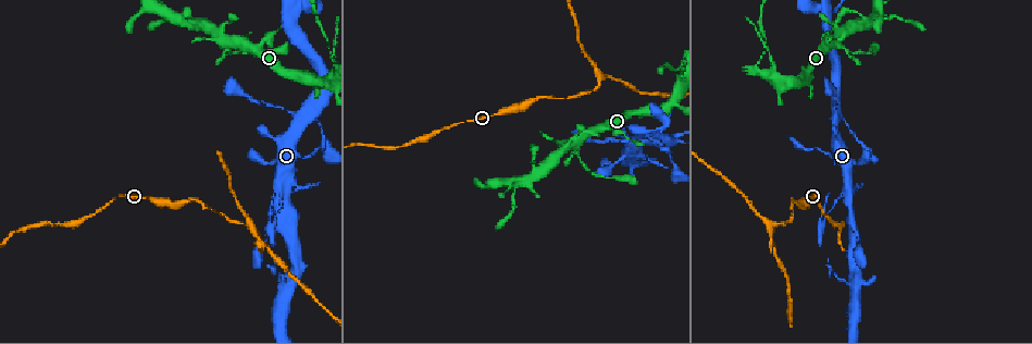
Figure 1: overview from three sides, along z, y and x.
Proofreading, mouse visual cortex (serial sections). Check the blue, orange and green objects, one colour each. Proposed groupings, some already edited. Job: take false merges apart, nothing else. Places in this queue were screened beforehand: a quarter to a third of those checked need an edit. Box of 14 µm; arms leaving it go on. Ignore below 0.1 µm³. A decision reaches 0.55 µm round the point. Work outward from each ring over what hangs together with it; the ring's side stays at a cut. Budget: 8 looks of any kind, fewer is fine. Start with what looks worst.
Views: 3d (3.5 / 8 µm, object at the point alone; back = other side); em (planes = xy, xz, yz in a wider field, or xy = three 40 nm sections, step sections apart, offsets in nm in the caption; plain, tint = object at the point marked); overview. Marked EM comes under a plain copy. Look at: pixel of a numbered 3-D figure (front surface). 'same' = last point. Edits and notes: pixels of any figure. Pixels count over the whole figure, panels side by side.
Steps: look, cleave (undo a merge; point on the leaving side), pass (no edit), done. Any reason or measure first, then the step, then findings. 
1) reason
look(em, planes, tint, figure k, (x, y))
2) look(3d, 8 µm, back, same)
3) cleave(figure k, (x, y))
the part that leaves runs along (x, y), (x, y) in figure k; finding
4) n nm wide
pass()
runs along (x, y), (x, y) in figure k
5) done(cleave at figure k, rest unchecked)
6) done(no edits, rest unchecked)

narrows sharply
look(3d, 3.5 µm, figure 1, (286, 109))

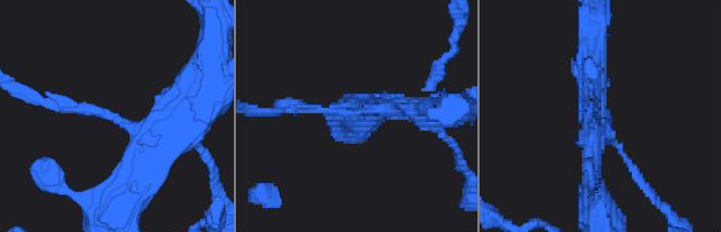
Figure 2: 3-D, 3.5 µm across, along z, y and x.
pass()
runs along (149, 159), (135, 125), (38, 99) in figure 2; one cell here

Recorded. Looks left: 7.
branch point
look(3d, 3.5 µm, figure 1, (226, 45))

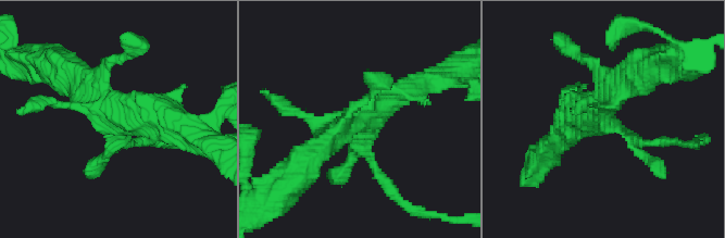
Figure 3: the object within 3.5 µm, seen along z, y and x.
shape alone is not enough
look(em, xy, step 1, tint, figure 3, (597, 117))

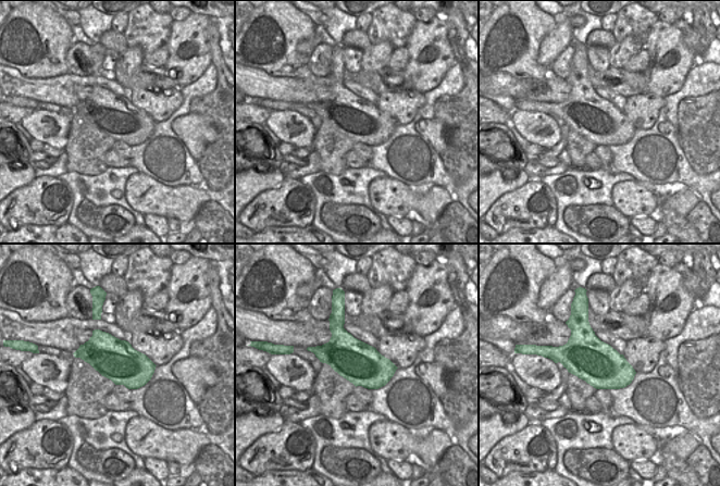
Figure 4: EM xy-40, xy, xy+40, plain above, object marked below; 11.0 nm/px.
pass()
runs along (429, 80), (355, 117), (319, 150) in figure 3; all the same cell

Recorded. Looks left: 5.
three-way junction
look(3d, 3.5 µm, figure 1, (771, 225))

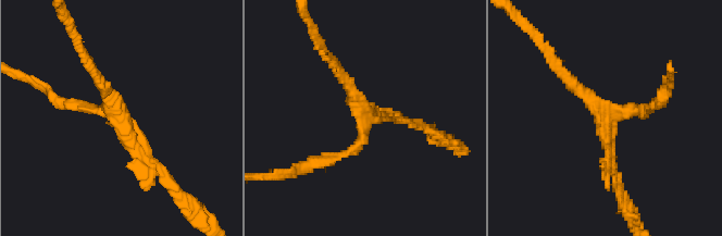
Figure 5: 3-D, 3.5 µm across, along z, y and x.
3 arms; arms of 100, 150, 200 nm
look(em, xy, step 2, tint, figure 5, (366, 116))

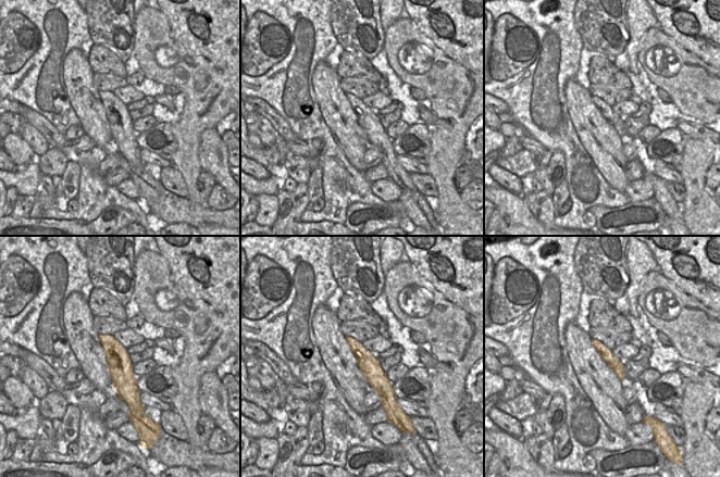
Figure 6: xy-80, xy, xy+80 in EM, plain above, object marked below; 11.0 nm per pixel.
look(em, xy, step 1, tint, same)

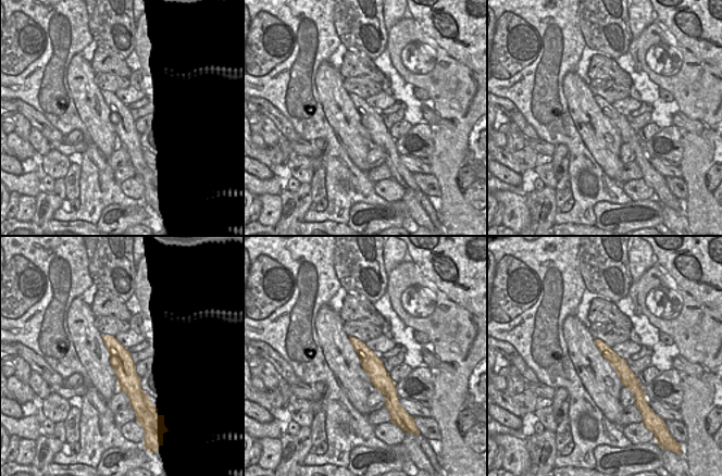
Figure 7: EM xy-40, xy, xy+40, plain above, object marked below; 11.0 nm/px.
pass()
runs along (76, 103), (120, 111), (160, 174) in figure 5; continuous, no second cell

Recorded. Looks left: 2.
done(no edits, rest unchecked)

